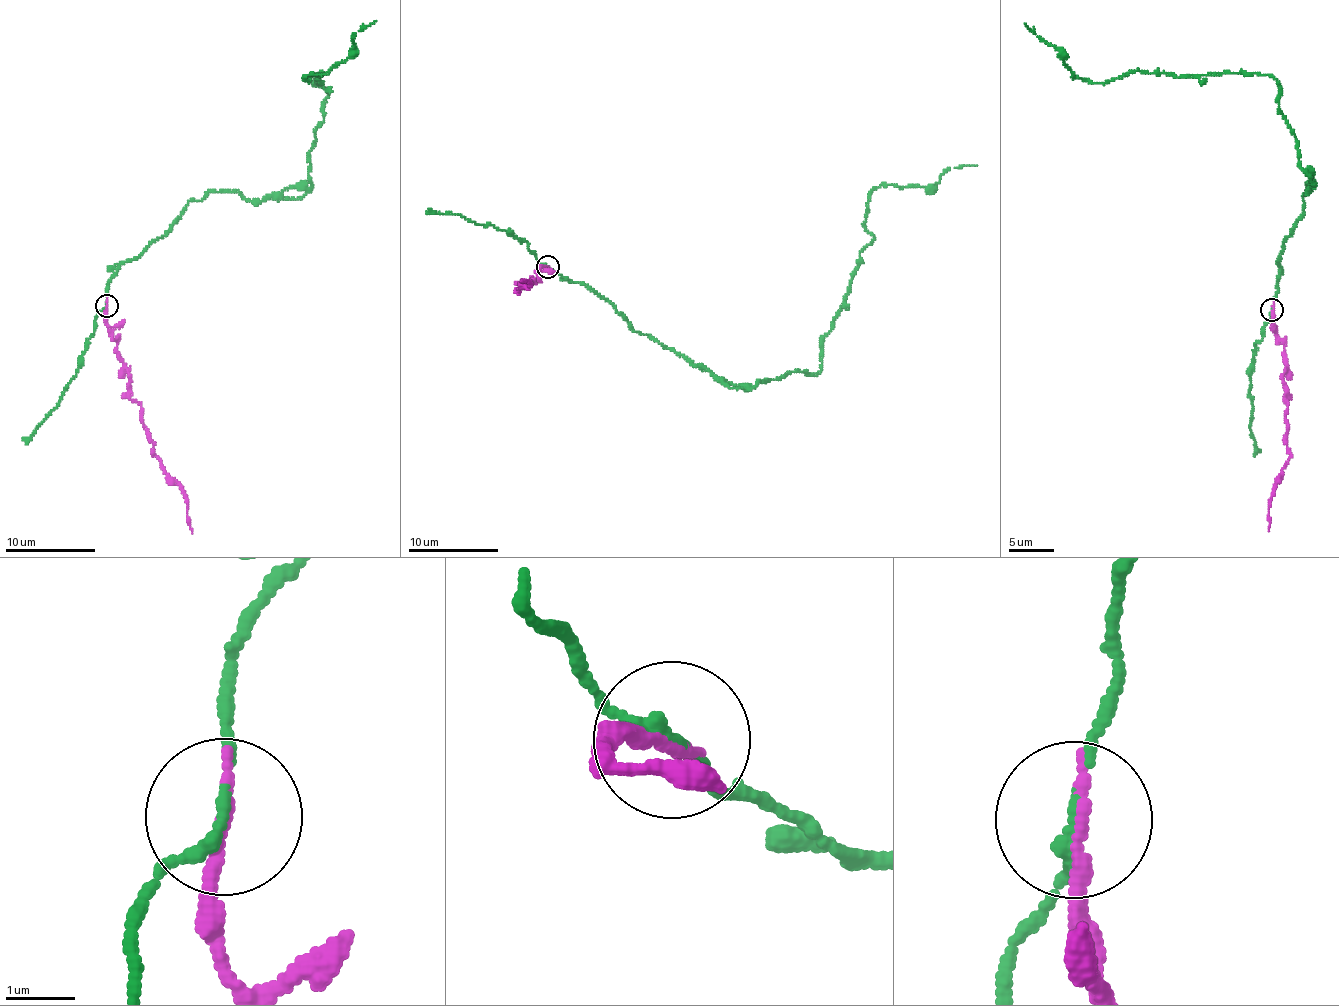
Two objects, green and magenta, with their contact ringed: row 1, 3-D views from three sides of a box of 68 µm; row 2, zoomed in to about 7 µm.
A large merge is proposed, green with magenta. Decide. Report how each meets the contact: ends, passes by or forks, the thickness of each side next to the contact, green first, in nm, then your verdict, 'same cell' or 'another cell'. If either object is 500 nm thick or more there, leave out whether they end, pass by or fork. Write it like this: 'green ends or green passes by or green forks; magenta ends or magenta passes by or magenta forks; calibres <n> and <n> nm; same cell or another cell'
green passes by; magenta ends; calibres 150 and 220 nm; another cell

